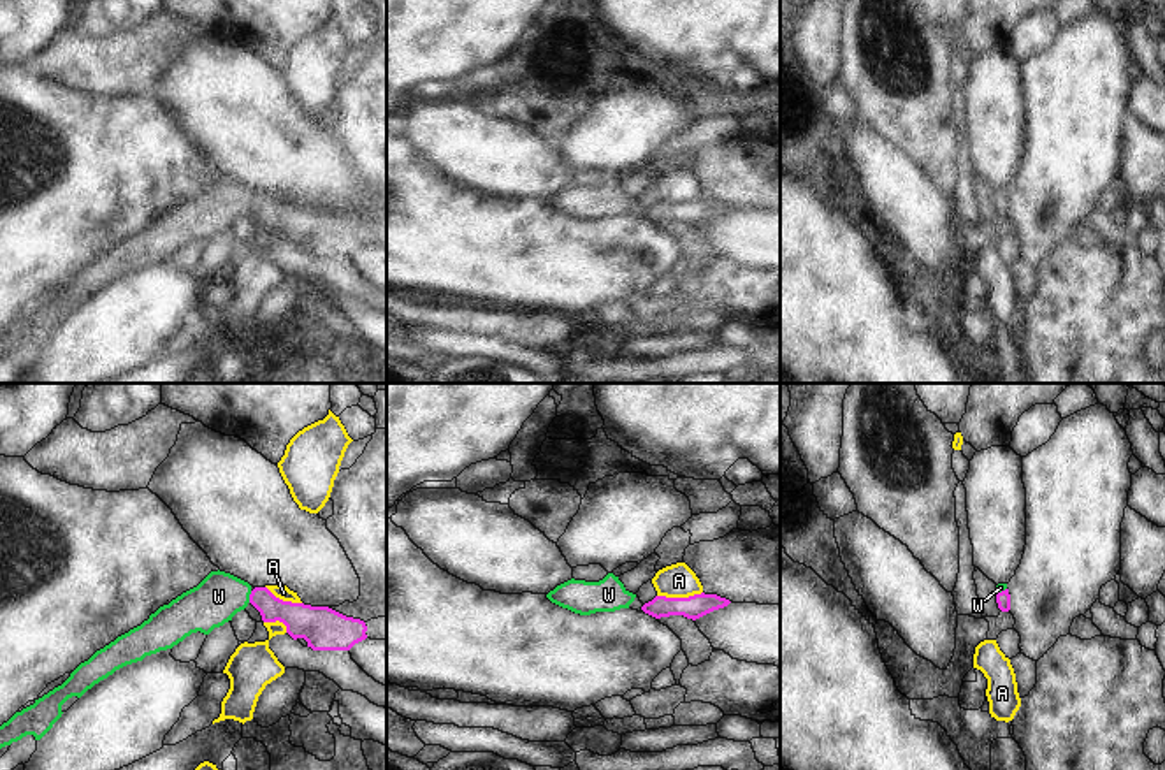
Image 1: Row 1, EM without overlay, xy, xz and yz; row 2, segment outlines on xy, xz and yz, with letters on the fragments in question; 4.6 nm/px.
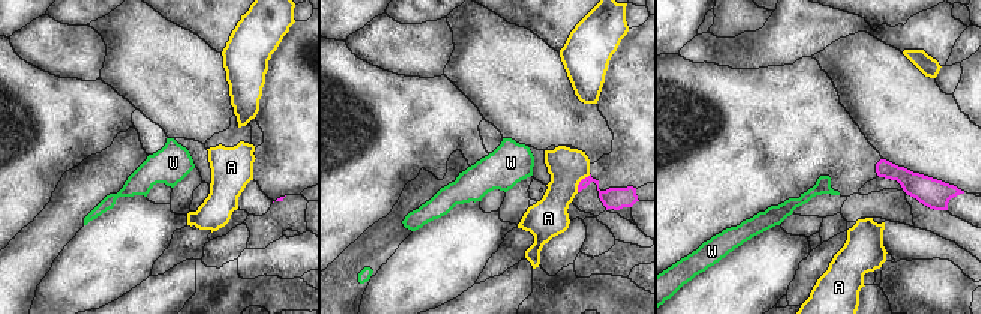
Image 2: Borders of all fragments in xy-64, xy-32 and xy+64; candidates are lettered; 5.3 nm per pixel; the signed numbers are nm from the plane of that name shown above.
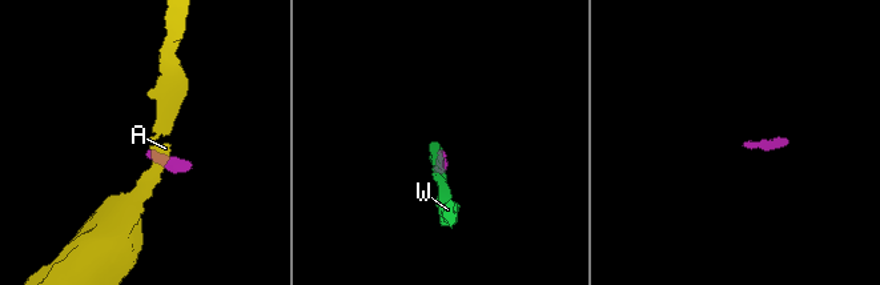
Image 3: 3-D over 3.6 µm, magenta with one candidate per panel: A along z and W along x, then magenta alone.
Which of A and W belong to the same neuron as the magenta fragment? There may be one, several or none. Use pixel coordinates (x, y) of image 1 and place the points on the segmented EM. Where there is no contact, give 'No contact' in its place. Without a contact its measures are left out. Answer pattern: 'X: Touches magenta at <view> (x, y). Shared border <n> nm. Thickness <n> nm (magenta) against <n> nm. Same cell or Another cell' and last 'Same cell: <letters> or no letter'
A: Touches magenta at xz (679, 598). Shared border 200 nm. Thickness 110 nm (magenta) against 160 nm. Another cell
W: Touches magenta at xy (250, 596). Shared border 60 nm. Thickness 140 nm (magenta) against 220 nm. Same cell
Same cell: W.

